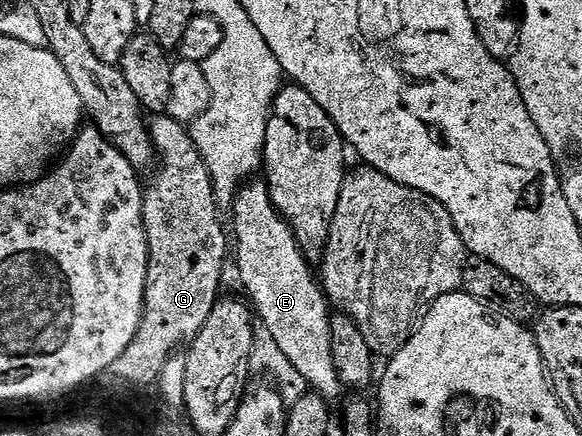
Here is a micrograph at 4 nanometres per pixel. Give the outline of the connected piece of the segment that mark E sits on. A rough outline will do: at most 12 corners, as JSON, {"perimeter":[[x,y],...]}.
{"perimeter":[[264,180],[232,202],[256,320],[336,402],[331,302]]}

